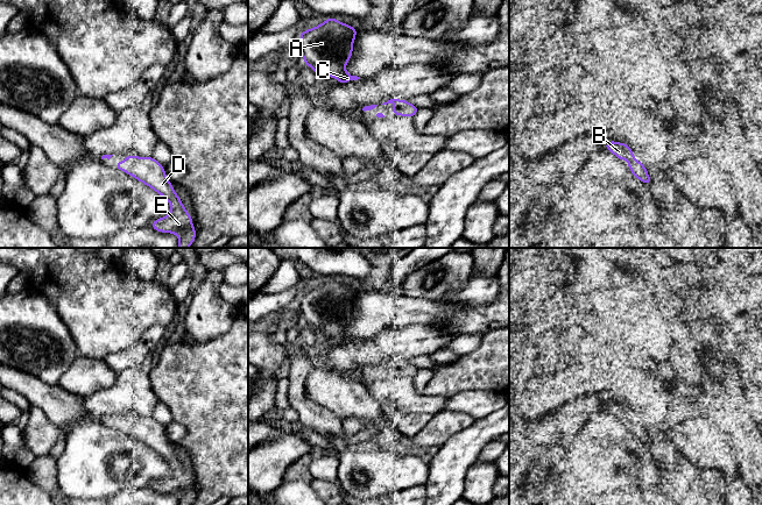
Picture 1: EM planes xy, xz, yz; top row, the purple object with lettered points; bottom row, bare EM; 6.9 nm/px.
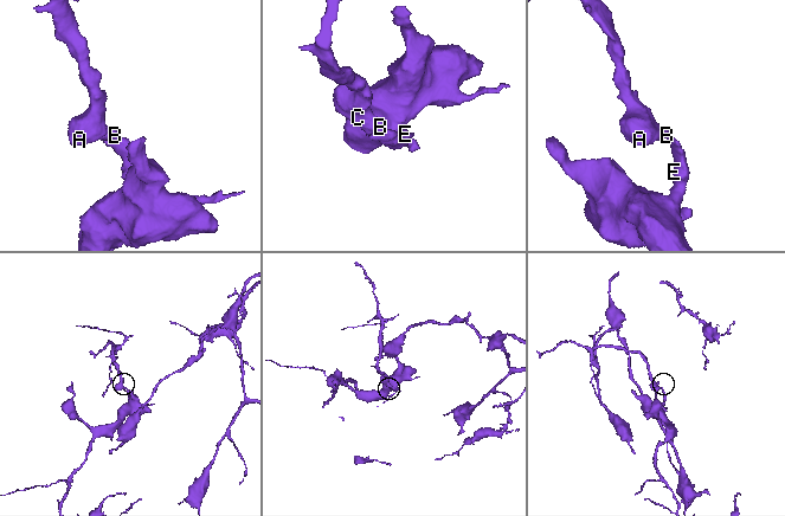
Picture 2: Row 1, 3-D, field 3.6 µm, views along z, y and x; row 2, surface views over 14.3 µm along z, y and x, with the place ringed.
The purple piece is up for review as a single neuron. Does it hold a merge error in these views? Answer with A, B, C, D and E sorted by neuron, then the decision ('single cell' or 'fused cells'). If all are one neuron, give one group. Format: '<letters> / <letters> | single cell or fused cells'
A B C D E | single cell

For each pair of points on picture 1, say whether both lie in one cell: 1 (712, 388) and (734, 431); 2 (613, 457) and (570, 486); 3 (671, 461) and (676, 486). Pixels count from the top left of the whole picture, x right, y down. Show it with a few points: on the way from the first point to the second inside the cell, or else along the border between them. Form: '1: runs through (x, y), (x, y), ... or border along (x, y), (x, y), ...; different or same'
1: runs through (722, 398), (734, 420); same
2: border along (566, 470), (588, 492); different
3: runs through (674, 467), (676, 481); same

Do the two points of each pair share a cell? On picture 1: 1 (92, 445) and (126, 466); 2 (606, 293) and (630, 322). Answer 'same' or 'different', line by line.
1: same
2: same

